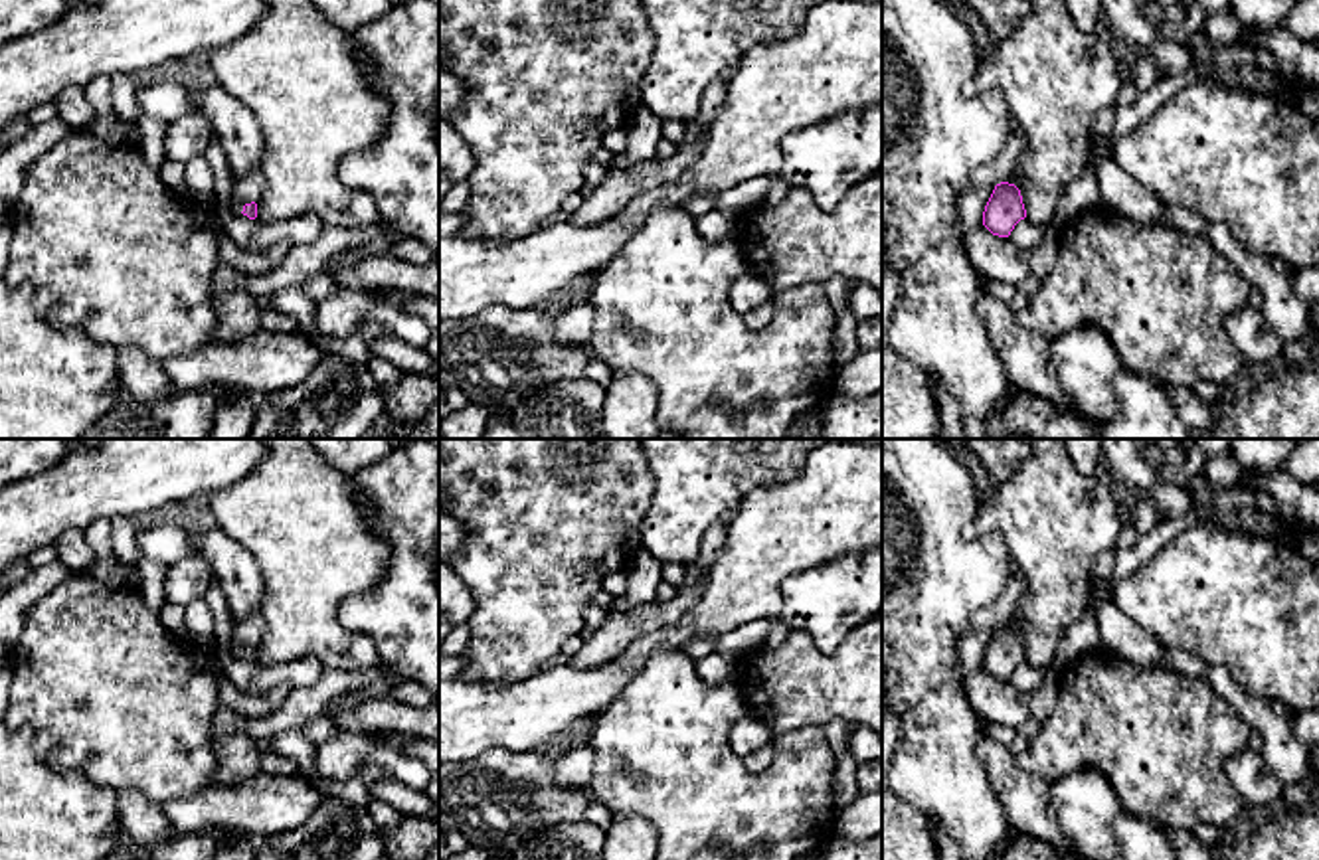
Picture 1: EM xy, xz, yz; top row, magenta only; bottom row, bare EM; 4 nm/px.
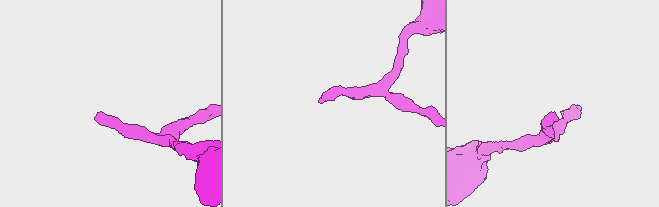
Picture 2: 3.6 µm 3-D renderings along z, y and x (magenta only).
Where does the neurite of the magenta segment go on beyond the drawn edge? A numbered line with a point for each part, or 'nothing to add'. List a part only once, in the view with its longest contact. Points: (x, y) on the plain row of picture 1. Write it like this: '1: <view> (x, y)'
1: xy (248, 631)

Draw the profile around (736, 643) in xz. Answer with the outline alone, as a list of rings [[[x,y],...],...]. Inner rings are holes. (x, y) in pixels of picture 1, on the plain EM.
[[[759,619],[716,639],[716,652],[732,660],[744,658],[767,639],[771,619]]]

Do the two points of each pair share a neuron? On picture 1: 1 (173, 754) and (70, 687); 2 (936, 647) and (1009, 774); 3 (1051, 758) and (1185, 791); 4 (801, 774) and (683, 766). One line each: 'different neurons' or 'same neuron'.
1: same neuron
2: different neurons
3: same neuron
4: same neuron

